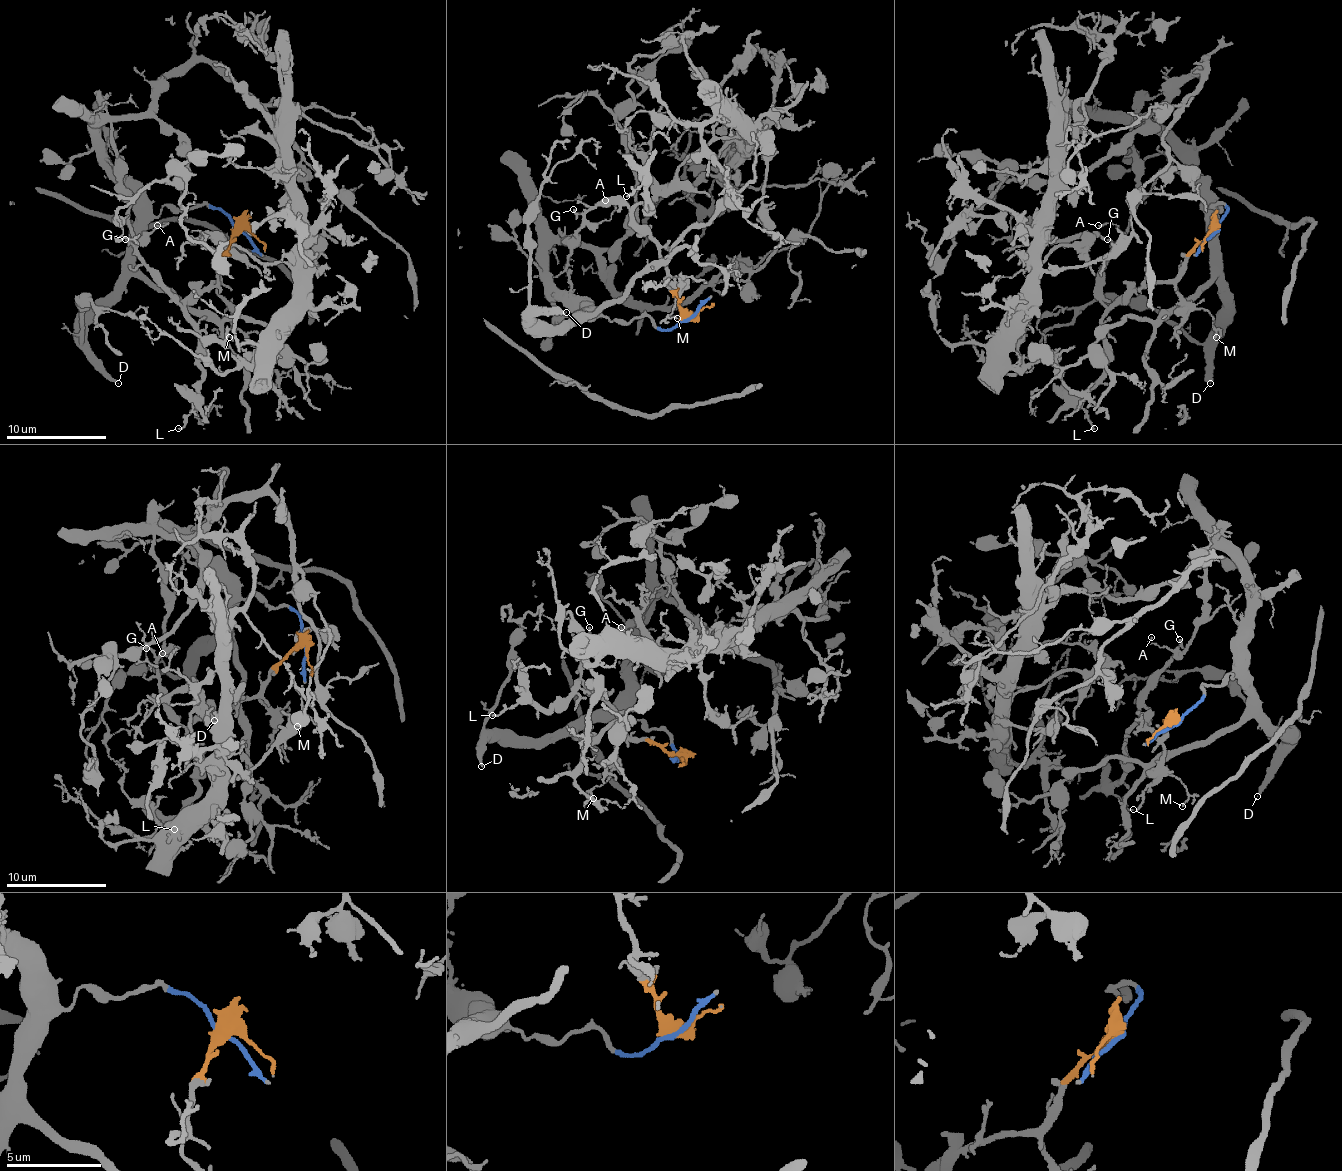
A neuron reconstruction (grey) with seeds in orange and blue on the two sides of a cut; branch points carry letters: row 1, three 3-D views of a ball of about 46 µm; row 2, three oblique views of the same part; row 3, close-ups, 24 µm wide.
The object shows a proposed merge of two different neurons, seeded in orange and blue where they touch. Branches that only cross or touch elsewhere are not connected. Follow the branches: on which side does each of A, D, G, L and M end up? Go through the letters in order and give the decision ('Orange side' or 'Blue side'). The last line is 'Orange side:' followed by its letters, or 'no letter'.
A: Orange side
D: Blue side
G: Orange side
L: Orange side
M: Orange side
Orange side: A, G, L, M

